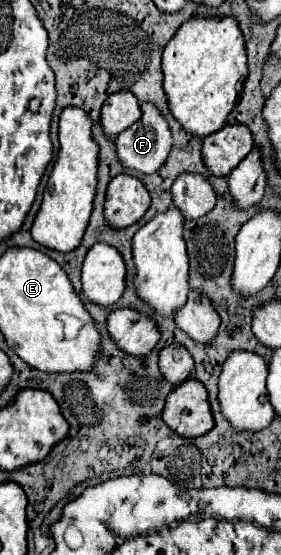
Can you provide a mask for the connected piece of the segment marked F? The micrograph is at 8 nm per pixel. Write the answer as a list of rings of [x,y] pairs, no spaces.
[[[144,102],[140,108],[142,108],[142,118],[118,134],[116,148],[118,148],[118,156],[124,166],[134,168],[144,174],[154,174],[166,162],[170,154],[172,132],[170,132],[166,118],[160,114],[160,110],[154,104]]]

